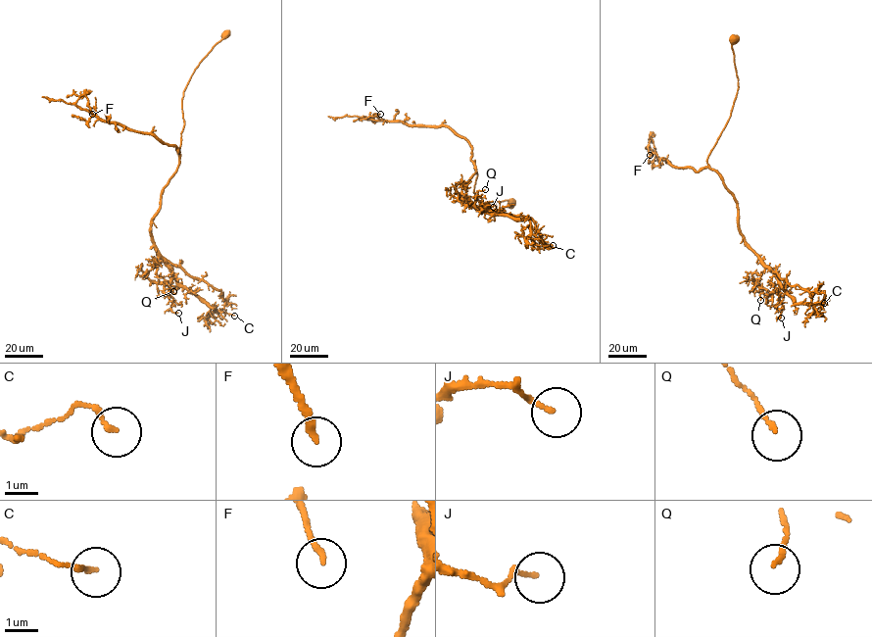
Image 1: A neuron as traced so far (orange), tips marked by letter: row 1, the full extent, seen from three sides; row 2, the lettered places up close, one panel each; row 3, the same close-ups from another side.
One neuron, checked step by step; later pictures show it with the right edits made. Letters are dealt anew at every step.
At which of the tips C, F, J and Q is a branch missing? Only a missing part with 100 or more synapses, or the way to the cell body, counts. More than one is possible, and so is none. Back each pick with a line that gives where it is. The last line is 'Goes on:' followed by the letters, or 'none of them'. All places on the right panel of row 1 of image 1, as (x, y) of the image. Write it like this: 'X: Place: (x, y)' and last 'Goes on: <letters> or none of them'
Goes on: none of them

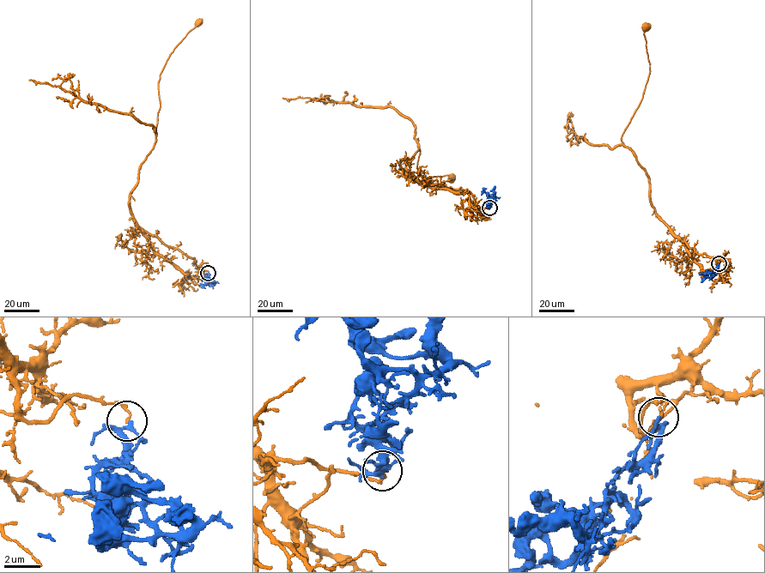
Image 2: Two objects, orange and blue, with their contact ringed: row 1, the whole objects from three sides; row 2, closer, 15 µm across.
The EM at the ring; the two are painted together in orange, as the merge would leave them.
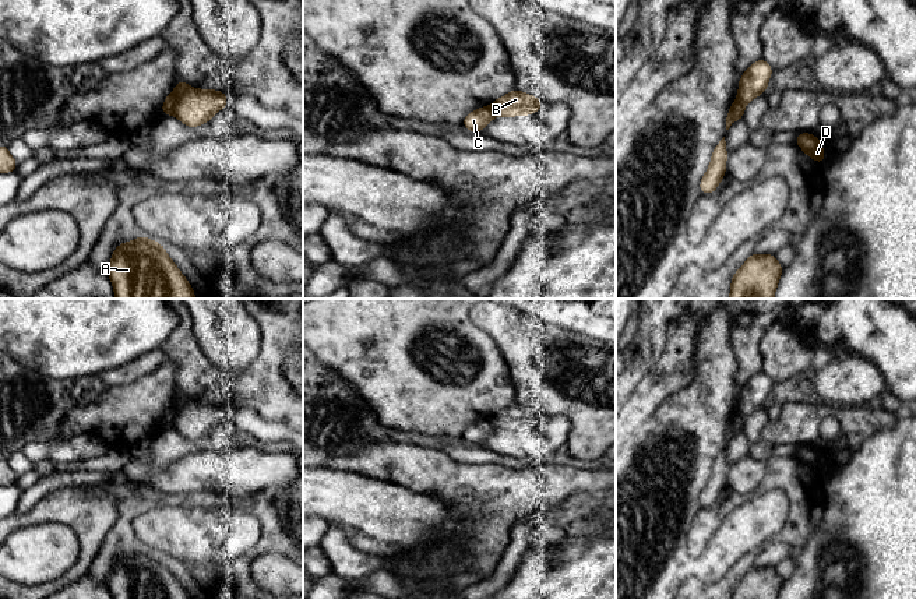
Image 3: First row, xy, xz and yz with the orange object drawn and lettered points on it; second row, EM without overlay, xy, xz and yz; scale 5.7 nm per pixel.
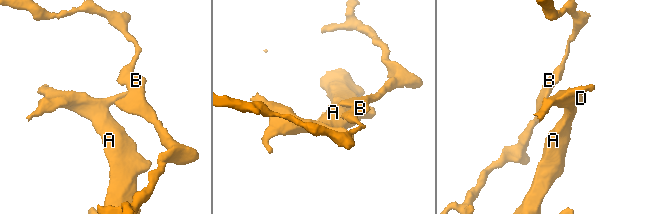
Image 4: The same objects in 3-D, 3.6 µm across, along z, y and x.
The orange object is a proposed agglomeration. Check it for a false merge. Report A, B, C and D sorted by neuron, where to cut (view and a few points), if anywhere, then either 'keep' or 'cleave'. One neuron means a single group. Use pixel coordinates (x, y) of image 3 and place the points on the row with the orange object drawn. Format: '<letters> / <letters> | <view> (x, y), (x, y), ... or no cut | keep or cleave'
A B D / C | xy (193, 88), (179, 98), (172, 113) | cleave

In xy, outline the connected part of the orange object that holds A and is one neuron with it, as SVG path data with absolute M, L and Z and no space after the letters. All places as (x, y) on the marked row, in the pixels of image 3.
M144 236L114 249L108 275L116 299L197 299L165 247Z

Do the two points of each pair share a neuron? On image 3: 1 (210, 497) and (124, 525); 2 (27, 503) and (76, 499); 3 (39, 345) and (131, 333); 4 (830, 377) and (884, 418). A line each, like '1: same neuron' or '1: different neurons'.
1: same neuron
2: different neurons
3: same neuron
4: different neurons

